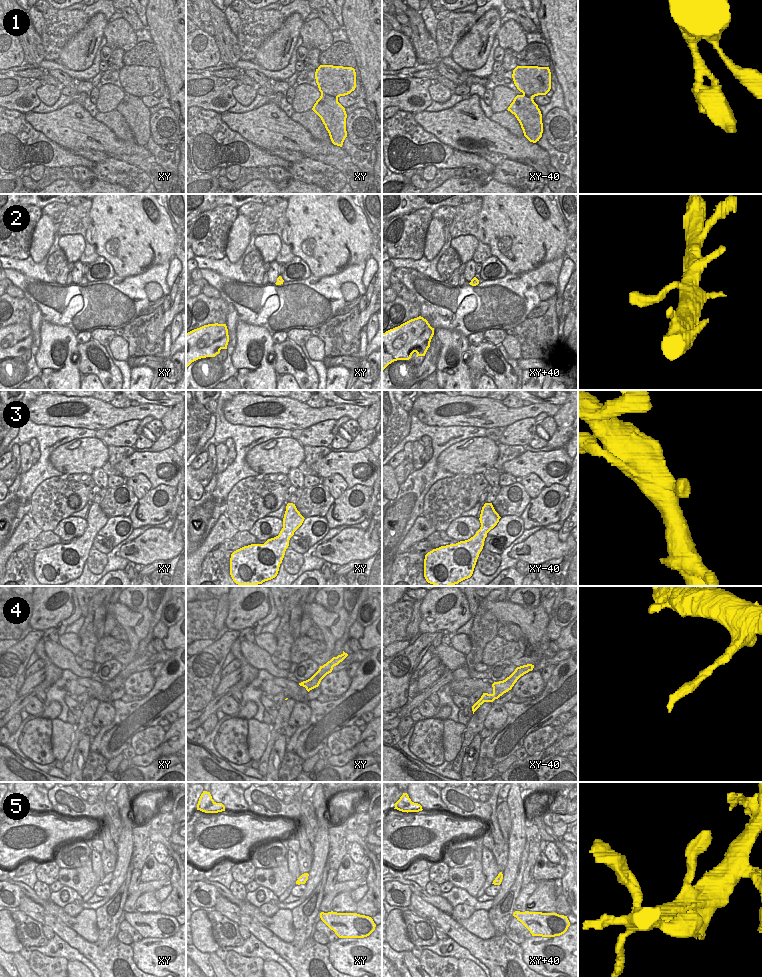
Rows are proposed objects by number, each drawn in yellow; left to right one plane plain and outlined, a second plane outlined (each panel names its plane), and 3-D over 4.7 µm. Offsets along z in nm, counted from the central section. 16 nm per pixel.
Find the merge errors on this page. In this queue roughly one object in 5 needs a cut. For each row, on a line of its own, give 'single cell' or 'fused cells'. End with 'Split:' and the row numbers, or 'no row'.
1: single cell
2: single cell
3: single cell
4: fused cells
5: single cell
Split: 4

